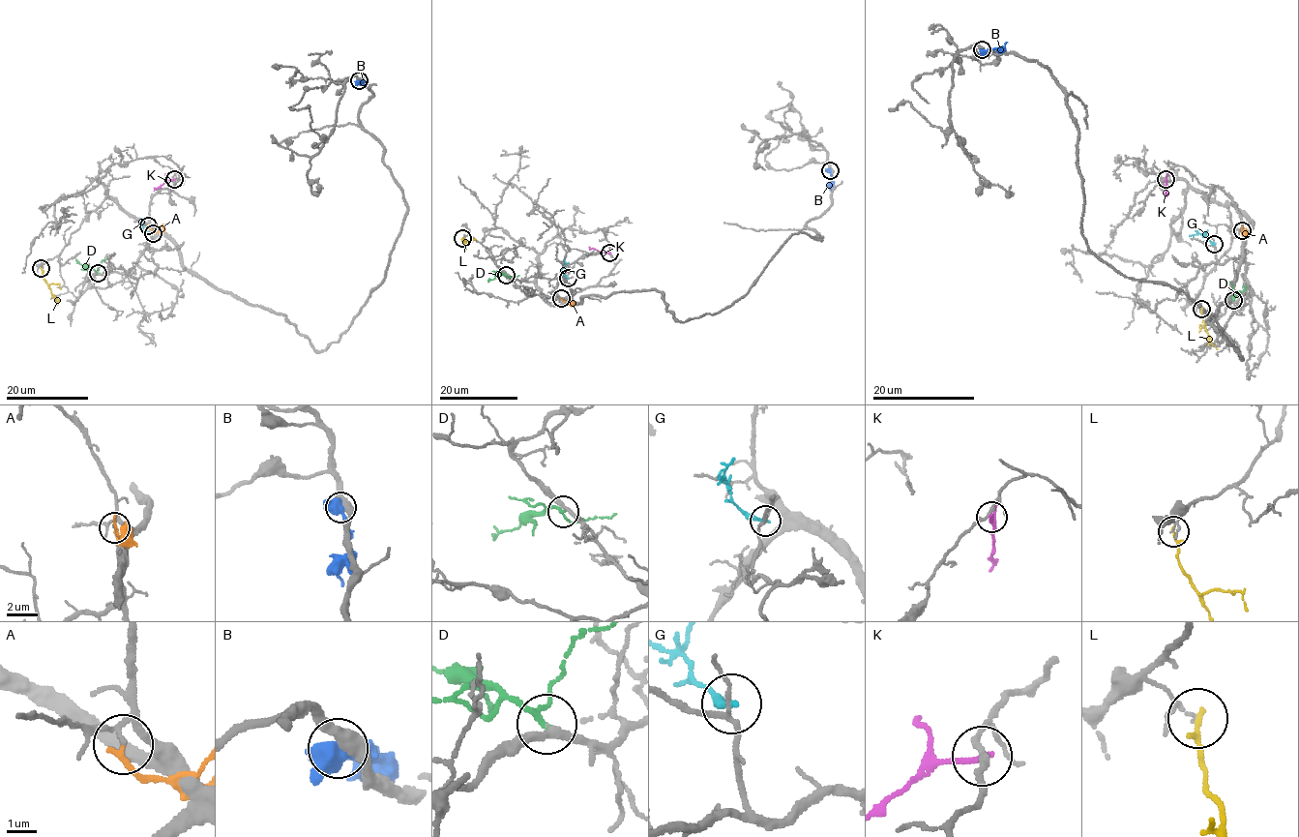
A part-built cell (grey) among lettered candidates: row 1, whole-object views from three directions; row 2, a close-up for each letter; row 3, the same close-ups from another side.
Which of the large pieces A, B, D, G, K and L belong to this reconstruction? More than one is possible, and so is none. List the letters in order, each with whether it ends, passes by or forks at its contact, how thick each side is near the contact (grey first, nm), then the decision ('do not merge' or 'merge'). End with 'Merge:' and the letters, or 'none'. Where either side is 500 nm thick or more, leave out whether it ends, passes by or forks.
A: it ends there; 110 nm thick on the grey side, 180 nm on the other; do not merge
B: 460 nm thick on the grey side, 550 nm on the other; do not merge
D: it passes by; 200 nm thick on the grey side, 140 nm on the other; merge
G: it ends there; 130 nm thick on the grey side, 240 nm on the other; do not merge
K: it ends there; 200 nm thick on the grey side, 200 nm on the other; do not merge
L: it ends there; 70 nm thick on the grey side, 180 nm on the other; do not merge
Merge: D

